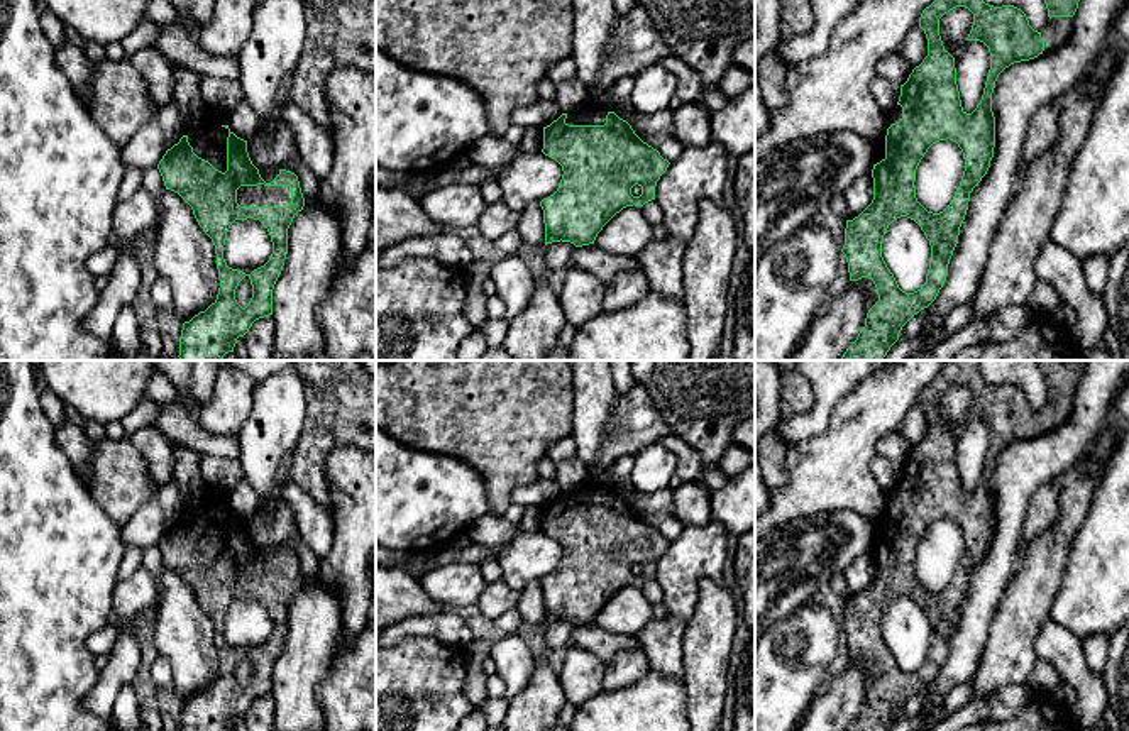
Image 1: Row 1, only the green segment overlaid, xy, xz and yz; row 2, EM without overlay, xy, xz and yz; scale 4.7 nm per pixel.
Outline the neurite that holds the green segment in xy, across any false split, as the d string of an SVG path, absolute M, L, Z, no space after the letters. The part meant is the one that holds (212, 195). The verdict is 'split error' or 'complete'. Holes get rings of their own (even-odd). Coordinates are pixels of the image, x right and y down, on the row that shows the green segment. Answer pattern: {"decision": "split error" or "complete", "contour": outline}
{"decision": "split error", "contour": "M213 113L203 129L183 135L178 144L168 149L157 169L166 190L178 193L191 206L198 225L212 239L220 279L217 300L205 311L183 323L178 357L179 360L222 360L225 354L234 352L237 338L244 337L256 320L273 315L273 289L288 254L288 228L295 215L305 206L298 176L279 169L279 174L266 183L249 157L247 140L237 137L229 125L220 125ZM247 218L259 220L273 242L269 261L251 274L229 267L223 259L230 225ZM245 276L252 284L252 298L242 308L235 300L235 289Z"}

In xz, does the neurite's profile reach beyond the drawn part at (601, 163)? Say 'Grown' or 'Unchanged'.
Grown

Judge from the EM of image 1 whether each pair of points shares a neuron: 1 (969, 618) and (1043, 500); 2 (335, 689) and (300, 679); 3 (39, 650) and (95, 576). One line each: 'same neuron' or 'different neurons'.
1: different neurons
2: different neurons
3: same neuron

